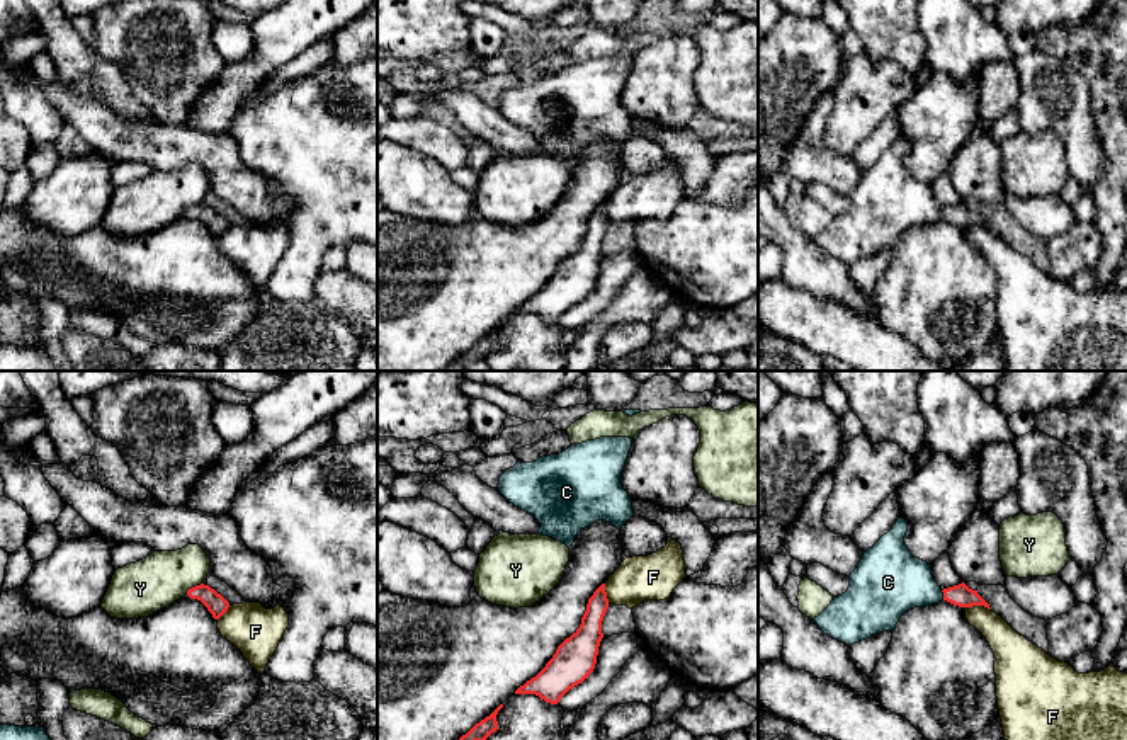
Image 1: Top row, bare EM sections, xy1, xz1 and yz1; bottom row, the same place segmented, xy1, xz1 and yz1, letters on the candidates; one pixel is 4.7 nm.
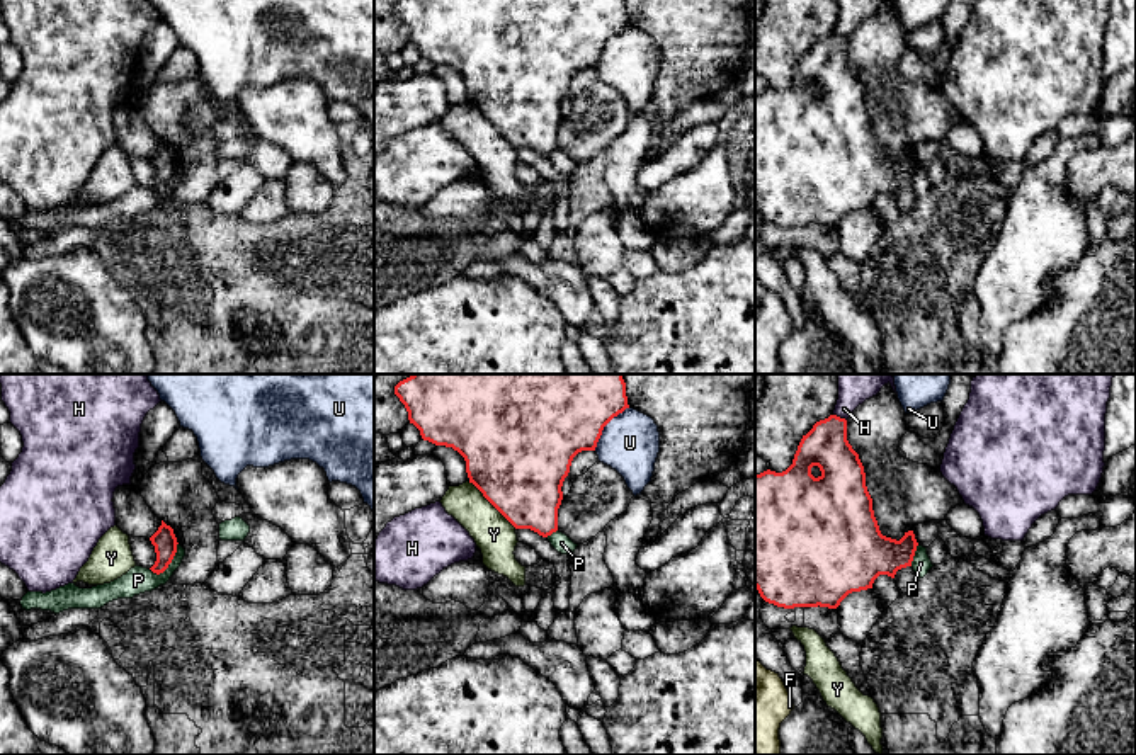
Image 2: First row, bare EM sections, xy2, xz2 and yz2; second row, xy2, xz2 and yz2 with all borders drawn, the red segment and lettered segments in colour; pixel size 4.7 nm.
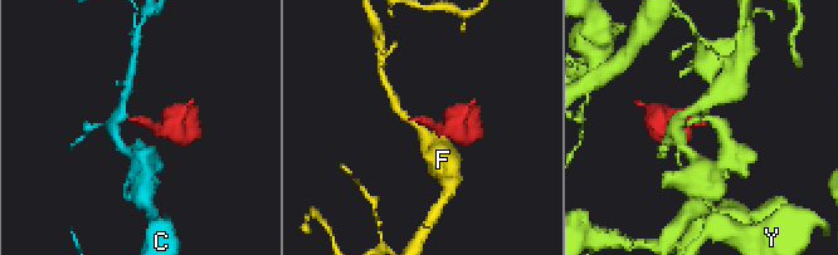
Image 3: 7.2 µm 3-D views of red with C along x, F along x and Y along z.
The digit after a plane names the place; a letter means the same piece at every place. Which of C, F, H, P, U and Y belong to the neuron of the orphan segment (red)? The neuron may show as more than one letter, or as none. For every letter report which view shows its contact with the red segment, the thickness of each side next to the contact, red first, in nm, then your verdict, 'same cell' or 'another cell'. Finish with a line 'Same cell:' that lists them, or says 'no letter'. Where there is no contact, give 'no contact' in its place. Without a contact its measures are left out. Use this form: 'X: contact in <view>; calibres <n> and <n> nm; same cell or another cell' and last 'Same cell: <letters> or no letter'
C: contact in yz1; calibres 100 and 300 nm; same cell
F: contact in yz1; calibres 100 and 160 nm; another cell
H: contact in yz2; calibres 200 and 130 nm; another cell
P: contact in xy2; calibres 110 and 130 nm; another cell
U: contact in xz2; calibres 380 and 280 nm; another cell
Y: contact in xz2; calibres 480 and 190 nm; another cell
Same cell: C

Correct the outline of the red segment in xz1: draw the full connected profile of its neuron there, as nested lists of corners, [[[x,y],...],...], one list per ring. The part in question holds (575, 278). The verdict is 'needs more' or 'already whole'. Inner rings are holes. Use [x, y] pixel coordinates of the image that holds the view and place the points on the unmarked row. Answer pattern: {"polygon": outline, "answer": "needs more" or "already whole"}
{"polygon": [[[602,202],[588,218],[580,247],[558,265],[546,286],[520,305],[515,313],[535,313],[546,322],[558,323],[569,308],[588,298],[597,282],[607,228],[609,218],[605,202]]], "answer": "already whole"}

